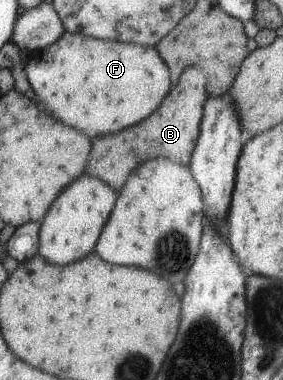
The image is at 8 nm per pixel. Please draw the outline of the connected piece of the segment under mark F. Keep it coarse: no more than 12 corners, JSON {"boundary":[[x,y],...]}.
{"boundary":[[62,32],[23,71],[56,120],[114,133],[171,86],[154,47]]}

